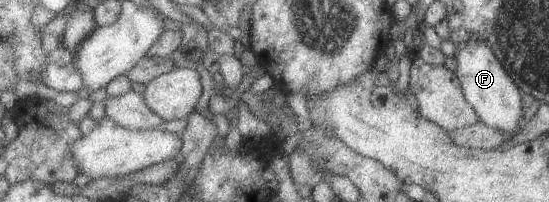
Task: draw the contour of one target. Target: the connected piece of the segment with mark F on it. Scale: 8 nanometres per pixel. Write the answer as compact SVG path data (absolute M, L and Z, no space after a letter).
M473 35L465 43L455 44L455 48L456 53L453 55L457 61L455 75L459 78L461 89L479 115L480 121L487 127L501 129L505 135L515 133L523 119L522 89L517 87L509 73L505 71L493 49L485 41L479 41L477 35Z

